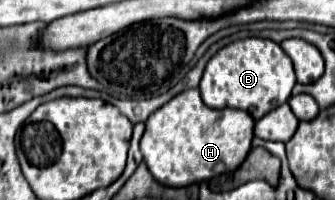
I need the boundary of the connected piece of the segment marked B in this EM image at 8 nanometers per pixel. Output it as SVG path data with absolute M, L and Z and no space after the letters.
M245 38L221 48L205 66L199 90L209 108L239 108L255 120L285 104L295 86L295 70L283 48L265 38Z

